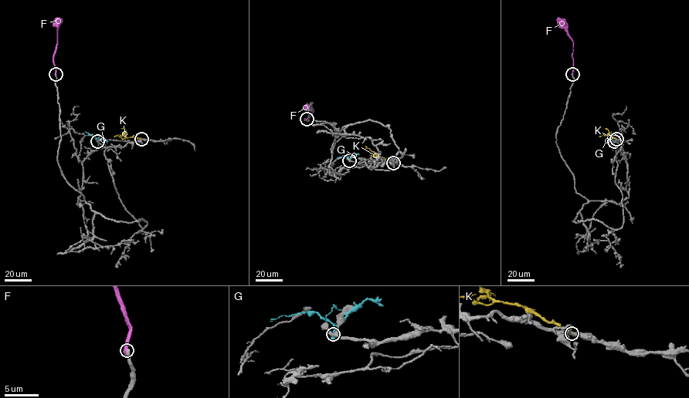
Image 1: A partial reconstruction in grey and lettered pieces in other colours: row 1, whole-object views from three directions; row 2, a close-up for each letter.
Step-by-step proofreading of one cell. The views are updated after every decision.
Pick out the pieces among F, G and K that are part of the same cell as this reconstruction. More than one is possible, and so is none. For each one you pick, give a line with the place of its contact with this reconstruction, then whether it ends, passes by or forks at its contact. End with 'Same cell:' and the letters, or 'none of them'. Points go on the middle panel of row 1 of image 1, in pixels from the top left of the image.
Same cell: none of them

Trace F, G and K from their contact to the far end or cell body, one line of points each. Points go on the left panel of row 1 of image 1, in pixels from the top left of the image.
F: (56, 74), (53, 56), (58, 24), (56, 18)
G: (98, 141), (85, 132)
K: (141, 139), (126, 137), (124, 134), (114, 136)

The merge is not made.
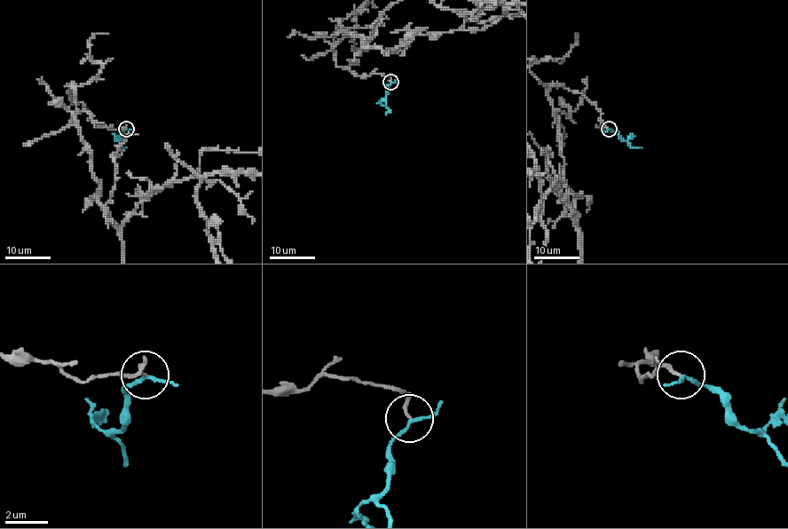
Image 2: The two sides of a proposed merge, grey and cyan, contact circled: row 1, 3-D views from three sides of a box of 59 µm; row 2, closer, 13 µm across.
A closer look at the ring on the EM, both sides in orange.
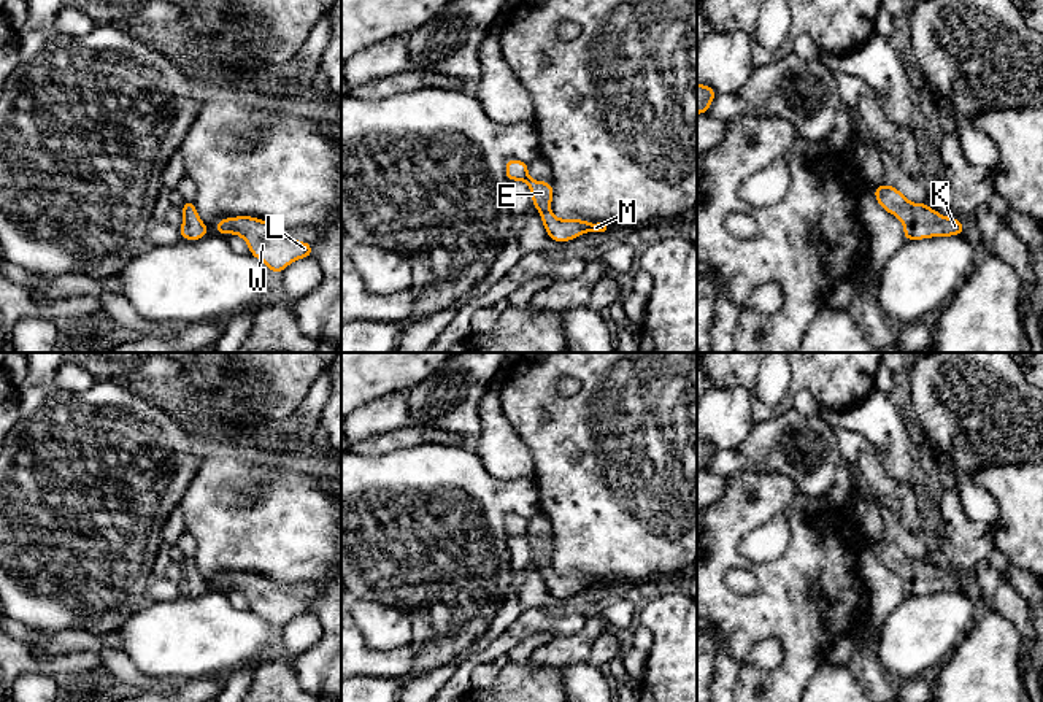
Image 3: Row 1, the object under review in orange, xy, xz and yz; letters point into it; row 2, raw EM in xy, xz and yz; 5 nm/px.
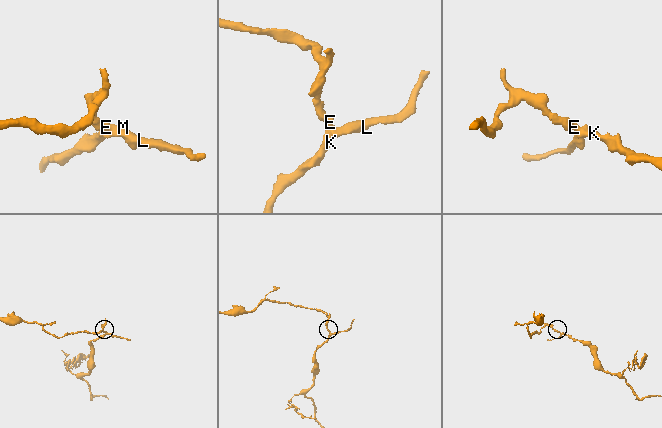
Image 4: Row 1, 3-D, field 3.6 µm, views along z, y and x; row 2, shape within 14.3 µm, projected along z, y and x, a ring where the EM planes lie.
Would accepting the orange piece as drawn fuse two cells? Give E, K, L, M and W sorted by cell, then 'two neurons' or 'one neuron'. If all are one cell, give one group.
E K L M W | one neuron

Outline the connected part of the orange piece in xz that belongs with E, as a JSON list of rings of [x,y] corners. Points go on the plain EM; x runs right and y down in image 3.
[[[519,515],[505,518],[506,537],[524,537],[532,550],[532,562],[540,567],[546,591],[556,599],[567,599],[586,588],[605,588],[603,578],[592,580],[584,575],[560,575],[551,569],[554,545],[551,537],[535,537],[529,532],[529,519]]]

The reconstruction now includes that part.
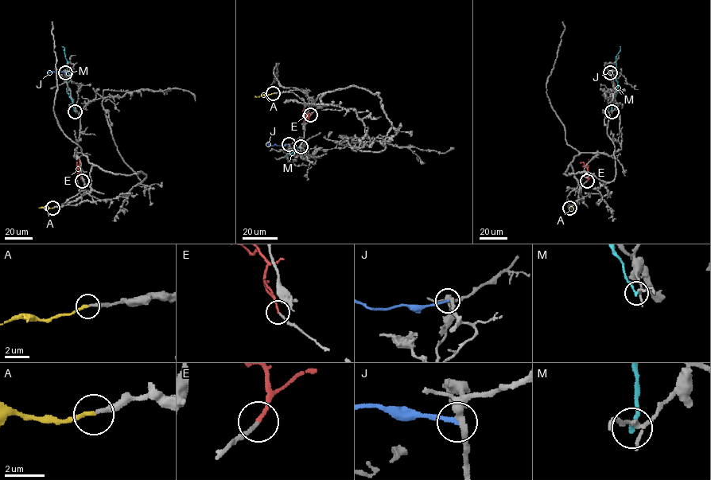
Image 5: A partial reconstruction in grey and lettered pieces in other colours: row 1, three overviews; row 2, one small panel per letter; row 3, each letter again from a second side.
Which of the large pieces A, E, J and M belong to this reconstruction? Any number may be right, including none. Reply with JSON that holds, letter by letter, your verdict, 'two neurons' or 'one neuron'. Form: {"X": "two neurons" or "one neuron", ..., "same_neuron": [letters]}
{"A": "one neuron", "E": "one neuron", "J": "two neurons", "M": "two neurons", "same_neuron": ["A", "E"]}

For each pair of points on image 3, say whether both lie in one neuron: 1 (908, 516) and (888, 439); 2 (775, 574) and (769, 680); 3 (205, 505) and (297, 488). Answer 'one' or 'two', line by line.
1: two
2: one
3: one

